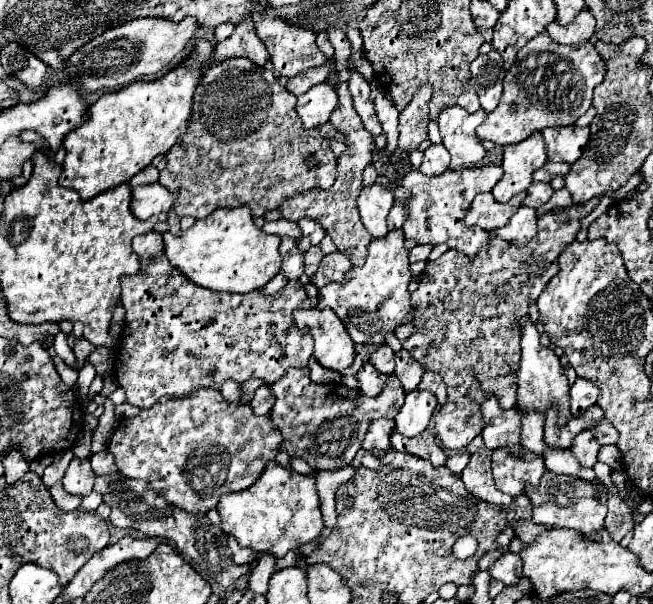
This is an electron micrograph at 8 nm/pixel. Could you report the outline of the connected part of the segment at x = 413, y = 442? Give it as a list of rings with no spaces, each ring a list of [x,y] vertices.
[[[392,431],[390,443],[392,443],[392,449],[394,449],[394,451],[412,453],[412,455],[416,455],[416,457],[428,459],[434,467],[444,465],[446,453],[444,453],[442,447],[436,443],[436,437],[434,437],[430,431],[422,431],[420,435],[410,437],[410,439],[408,439],[408,437],[402,437],[398,431]]]

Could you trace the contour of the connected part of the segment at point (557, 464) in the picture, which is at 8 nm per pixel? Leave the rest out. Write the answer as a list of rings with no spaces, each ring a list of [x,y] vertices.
[[[548,447],[548,451],[544,453],[544,461],[546,461],[546,467],[550,471],[554,471],[554,473],[570,475],[570,477],[578,477],[578,479],[586,479],[588,483],[598,483],[596,475],[594,475],[594,469],[580,467],[580,463],[576,461],[576,457],[570,451]]]

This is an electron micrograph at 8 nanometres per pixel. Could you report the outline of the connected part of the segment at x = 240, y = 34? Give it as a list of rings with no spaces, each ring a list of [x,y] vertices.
[[[248,15],[248,19],[242,19],[240,25],[236,25],[234,33],[220,41],[216,45],[216,55],[212,55],[212,65],[222,63],[224,59],[230,57],[248,57],[250,61],[254,61],[258,67],[264,67],[270,61],[270,55],[264,47],[264,43],[258,39],[256,29],[252,27],[252,19]]]

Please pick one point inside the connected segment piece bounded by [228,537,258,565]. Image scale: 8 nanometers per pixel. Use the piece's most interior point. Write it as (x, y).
(242, 555)

